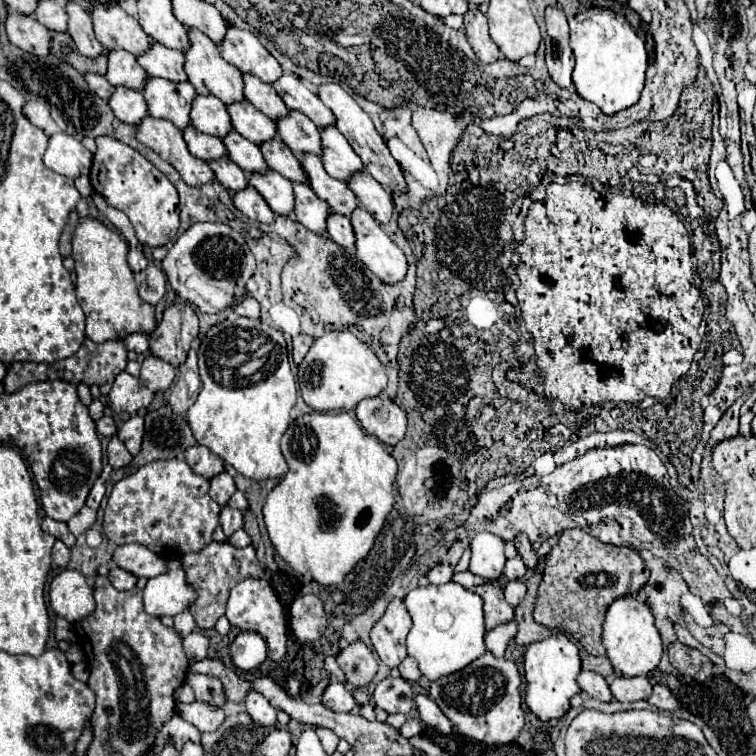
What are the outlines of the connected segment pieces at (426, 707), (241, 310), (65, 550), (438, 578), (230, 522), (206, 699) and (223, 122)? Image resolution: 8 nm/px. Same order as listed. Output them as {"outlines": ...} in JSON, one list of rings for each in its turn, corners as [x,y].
{"outlines":[[[[418,694],[416,696],[416,706],[418,706],[418,714],[420,714],[420,718],[422,718],[422,722],[426,726],[432,726],[432,728],[440,730],[442,734],[450,734],[452,732],[450,720],[442,714],[442,710],[438,708],[438,704],[430,696]]],[[[246,296],[246,298],[242,298],[242,300],[234,306],[234,312],[236,312],[238,316],[260,318],[260,304],[258,304],[252,296]]],[[[56,540],[54,548],[52,548],[52,558],[60,568],[66,568],[66,564],[70,560],[70,548],[62,540]]],[[[438,564],[438,566],[434,566],[426,576],[428,576],[428,580],[430,580],[432,584],[444,584],[444,582],[450,582],[450,580],[452,580],[454,568],[452,568],[450,564]]],[[[224,508],[220,512],[220,524],[224,528],[224,534],[226,536],[232,536],[236,530],[240,530],[244,526],[244,520],[242,520],[242,512],[240,510],[232,510],[232,508]]],[[[188,674],[186,682],[192,686],[198,702],[212,704],[216,708],[222,708],[226,704],[224,686],[222,686],[222,682],[218,678],[204,676],[204,674]]],[[[196,96],[190,116],[194,128],[216,138],[224,138],[224,134],[234,130],[226,104],[216,96]]]]}

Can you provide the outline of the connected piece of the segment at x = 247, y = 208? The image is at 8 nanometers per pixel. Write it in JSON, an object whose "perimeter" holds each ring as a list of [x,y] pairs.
{"perimeter":[[[248,186],[240,192],[236,192],[232,196],[234,200],[234,206],[244,214],[248,216],[250,220],[258,220],[258,222],[264,222],[264,224],[272,224],[276,214],[272,212],[270,214],[270,206],[266,204],[266,200],[260,196],[260,192],[254,188],[254,186]]]}

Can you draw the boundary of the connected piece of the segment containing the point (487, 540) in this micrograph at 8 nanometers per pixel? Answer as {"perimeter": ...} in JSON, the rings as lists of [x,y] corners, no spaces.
{"perimeter":[[[480,532],[474,536],[472,544],[472,558],[470,558],[470,572],[486,578],[486,580],[498,580],[504,572],[506,556],[504,556],[504,540],[490,534],[490,532]]]}

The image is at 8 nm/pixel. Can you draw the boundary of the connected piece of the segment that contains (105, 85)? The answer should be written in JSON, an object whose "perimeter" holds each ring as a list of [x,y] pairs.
{"perimeter":[[[86,74],[84,78],[86,78],[90,90],[96,92],[102,100],[108,100],[108,98],[112,96],[112,90],[116,90],[104,76],[98,76],[98,74]]]}

